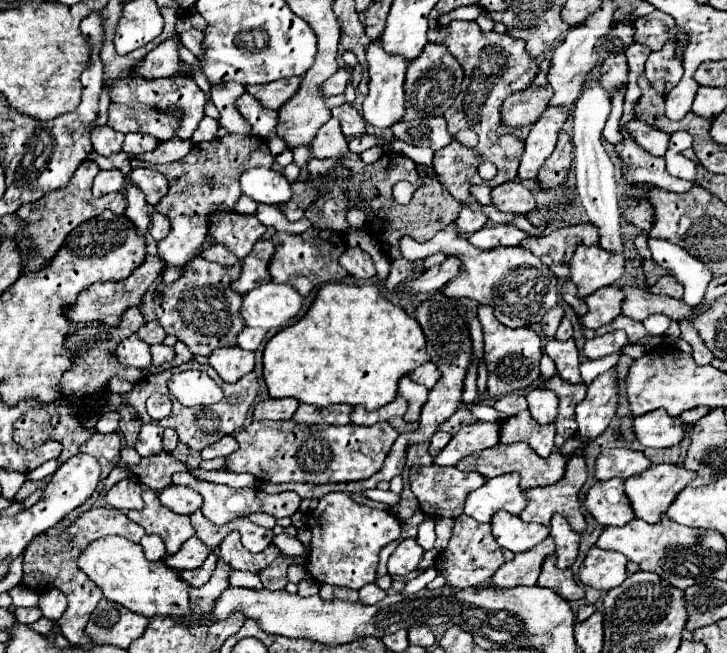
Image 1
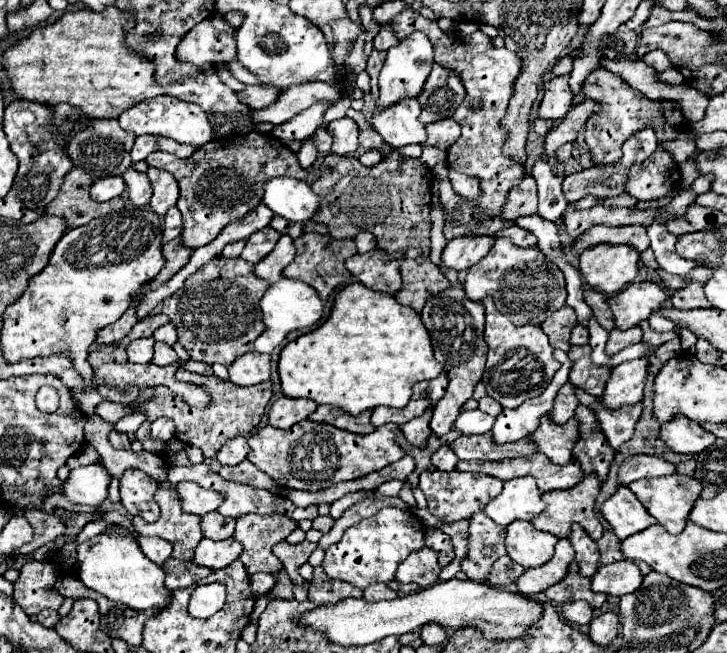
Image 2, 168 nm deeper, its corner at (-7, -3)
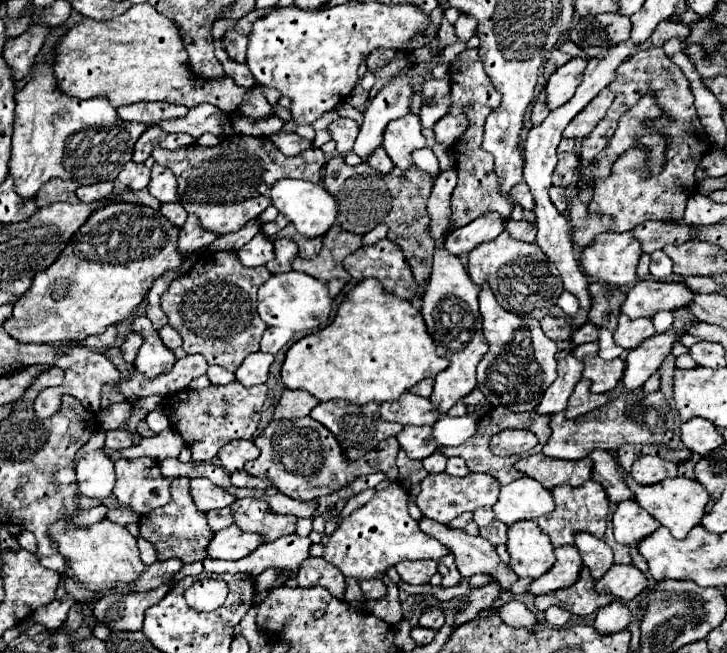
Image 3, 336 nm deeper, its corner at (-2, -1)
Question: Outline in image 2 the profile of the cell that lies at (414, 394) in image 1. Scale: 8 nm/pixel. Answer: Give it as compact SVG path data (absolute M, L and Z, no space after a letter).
M428 408L422 416L418 416L418 418L400 426L400 430L404 432L404 436L410 444L414 444L414 446L424 446L426 444L426 438L432 434L432 430L428 426L430 418L432 418L432 408Z

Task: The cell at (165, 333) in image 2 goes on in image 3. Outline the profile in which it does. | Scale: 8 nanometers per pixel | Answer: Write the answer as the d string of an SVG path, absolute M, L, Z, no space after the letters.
M169 324L159 330L159 336L161 336L163 344L165 344L169 350L175 350L175 348L181 346L181 336L179 336L179 332L175 332Z

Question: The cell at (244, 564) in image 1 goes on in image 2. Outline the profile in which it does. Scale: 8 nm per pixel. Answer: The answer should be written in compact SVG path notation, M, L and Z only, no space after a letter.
M244 514L236 518L234 540L242 544L242 554L238 560L244 564L246 572L280 572L282 562L272 554L272 546L282 542L296 526L298 522L292 522L282 514Z

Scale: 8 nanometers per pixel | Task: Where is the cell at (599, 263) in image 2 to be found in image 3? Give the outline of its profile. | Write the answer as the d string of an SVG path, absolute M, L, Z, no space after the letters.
M603 232L591 248L583 250L581 264L587 276L595 280L611 286L627 286L637 278L635 270L641 254L641 244L631 232Z

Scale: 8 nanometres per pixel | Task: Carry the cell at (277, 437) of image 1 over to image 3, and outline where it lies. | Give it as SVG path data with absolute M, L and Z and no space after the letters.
M311 416L287 422L287 426L279 424L279 422L271 422L255 438L255 446L261 450L261 456L257 460L247 462L243 470L251 476L271 480L271 484L279 492L283 492L285 496L291 496L295 500L313 500L319 496L327 496L331 492L341 490L343 486L349 486L351 480L363 476L363 474L371 474L371 472L383 472L389 482L397 482L397 466L395 466L395 456L399 452L397 438L383 442L383 452L371 450L361 460L349 462L343 456L337 440L331 436L331 432L327 432L327 428L323 428L323 424L315 422Z

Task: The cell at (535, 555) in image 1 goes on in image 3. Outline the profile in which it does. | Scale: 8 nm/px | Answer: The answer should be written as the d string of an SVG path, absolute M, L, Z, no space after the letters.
M575 546L555 548L555 566L543 574L543 578L533 580L531 594L549 594L561 588L569 588L579 580L579 570L583 566L579 550Z

